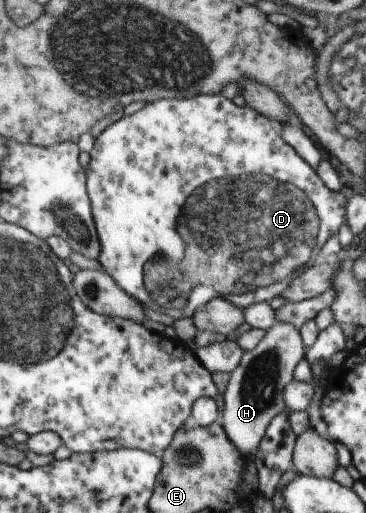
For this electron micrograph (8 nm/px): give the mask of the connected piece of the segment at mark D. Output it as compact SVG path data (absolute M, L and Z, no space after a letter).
M197 94L185 99L161 99L161 101L147 103L139 111L121 117L101 131L94 139L93 147L88 154L85 189L87 189L94 228L99 240L99 255L96 260L101 269L141 306L155 309L155 303L153 303L155 301L158 305L167 305L166 309L163 309L165 313L169 313L169 306L177 309L177 317L184 317L181 319L191 317L199 307L203 307L207 301L211 301L218 295L239 309L259 302L270 302L273 297L281 300L281 293L289 287L297 275L301 275L305 269L313 265L325 241L331 235L336 235L338 229L344 224L345 205L348 199L343 197L341 192L331 191L325 187L314 167L301 158L288 142L284 141L271 120L247 105L233 104L230 99L225 99L220 94Z

